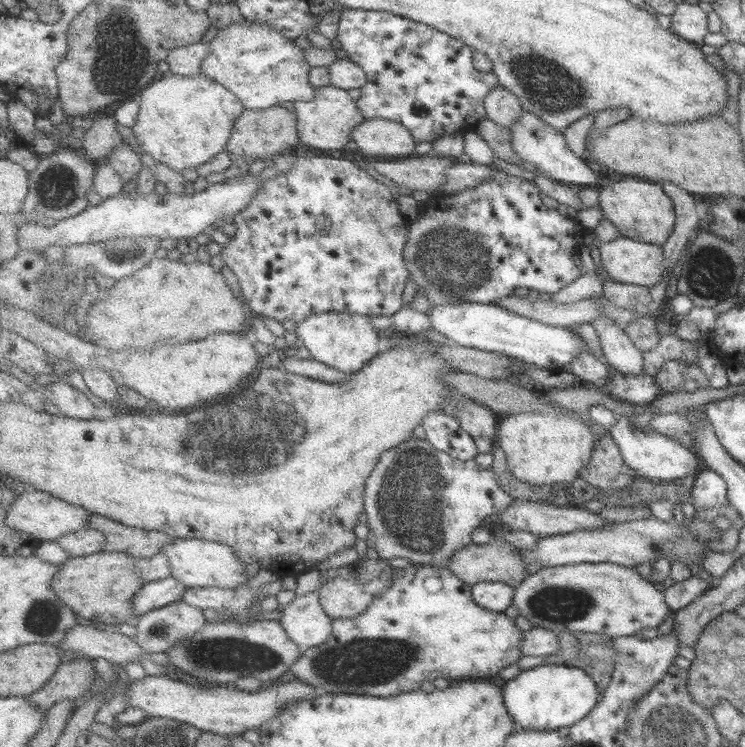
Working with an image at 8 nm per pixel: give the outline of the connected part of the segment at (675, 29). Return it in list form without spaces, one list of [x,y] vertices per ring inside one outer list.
[[[681,1],[675,6],[675,12],[670,15],[669,30],[677,37],[697,46],[703,45],[703,38],[708,34],[706,13],[695,4]]]

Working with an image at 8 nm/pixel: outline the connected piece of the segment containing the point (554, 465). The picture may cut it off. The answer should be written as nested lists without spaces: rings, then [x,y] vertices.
[[[554,410],[553,412],[527,412],[525,414],[513,414],[508,415],[507,417],[503,417],[499,421],[500,427],[498,428],[498,442],[500,444],[500,448],[504,451],[507,459],[508,469],[505,471],[509,475],[513,475],[515,479],[525,483],[529,488],[535,486],[545,487],[553,487],[555,484],[563,484],[563,483],[571,483],[576,479],[579,479],[581,476],[581,470],[587,467],[589,464],[590,458],[592,458],[592,452],[595,444],[597,443],[597,438],[591,434],[590,428],[588,424],[585,424],[582,420],[579,420],[572,412],[568,412],[564,410],[561,412],[560,410]]]

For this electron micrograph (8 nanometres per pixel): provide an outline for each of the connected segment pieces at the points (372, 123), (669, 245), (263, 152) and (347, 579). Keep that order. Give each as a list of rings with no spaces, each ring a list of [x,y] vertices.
[[[370,119],[352,132],[358,150],[372,160],[416,156],[418,141],[405,125],[386,119]]]
[[[670,182],[660,183],[663,192],[672,200],[674,208],[674,227],[665,243],[660,247],[662,254],[669,265],[674,267],[677,263],[677,254],[688,245],[689,240],[697,231],[696,203],[699,198],[685,192]]]
[[[273,106],[266,110],[246,109],[237,120],[227,151],[240,156],[277,156],[294,151],[299,144],[298,135],[299,116],[297,112],[285,110],[281,106]]]
[[[369,559],[365,562],[356,561],[339,569],[338,575],[329,582],[322,582],[317,589],[319,602],[327,616],[340,619],[355,619],[356,616],[369,610],[369,606],[392,587],[392,578],[397,568],[393,569],[386,563],[387,559]]]

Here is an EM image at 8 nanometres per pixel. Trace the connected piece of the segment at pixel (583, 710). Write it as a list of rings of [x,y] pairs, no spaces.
[[[542,664],[522,671],[503,684],[508,713],[521,730],[557,730],[583,720],[599,701],[599,689],[579,667]]]

